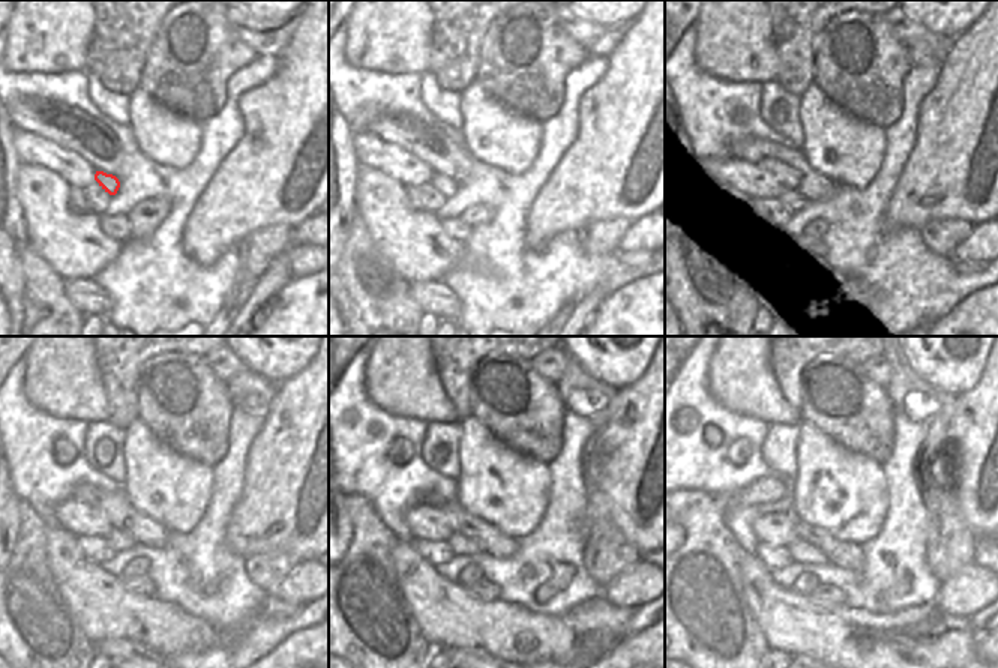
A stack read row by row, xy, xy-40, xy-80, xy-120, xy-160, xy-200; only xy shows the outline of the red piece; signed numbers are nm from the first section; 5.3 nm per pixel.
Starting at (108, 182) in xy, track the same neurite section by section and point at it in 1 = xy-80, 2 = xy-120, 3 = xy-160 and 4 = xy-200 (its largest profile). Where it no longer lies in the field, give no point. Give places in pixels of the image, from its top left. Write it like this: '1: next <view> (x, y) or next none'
1: next xy-80 (788, 200)
2: next xy-120 (119, 541)
3: next xy-160 (459, 545)
4: next xy-200 (800, 551)

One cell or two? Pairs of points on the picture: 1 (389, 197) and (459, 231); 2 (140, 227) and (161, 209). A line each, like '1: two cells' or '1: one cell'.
1: two cells
2: one cell

